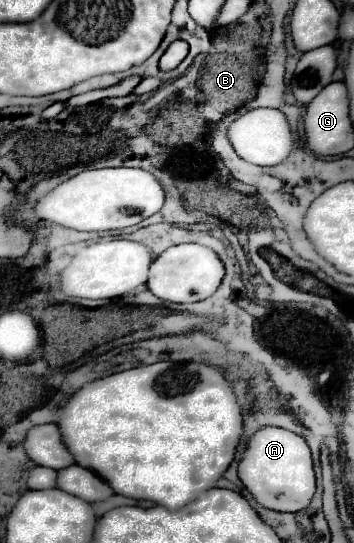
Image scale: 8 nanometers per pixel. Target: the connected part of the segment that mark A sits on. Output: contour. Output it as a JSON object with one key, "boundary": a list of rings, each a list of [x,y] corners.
{"boundary":[[[262,427],[250,437],[238,463],[238,477],[254,499],[272,511],[300,511],[308,507],[316,489],[310,447],[302,437],[280,427]]]}

